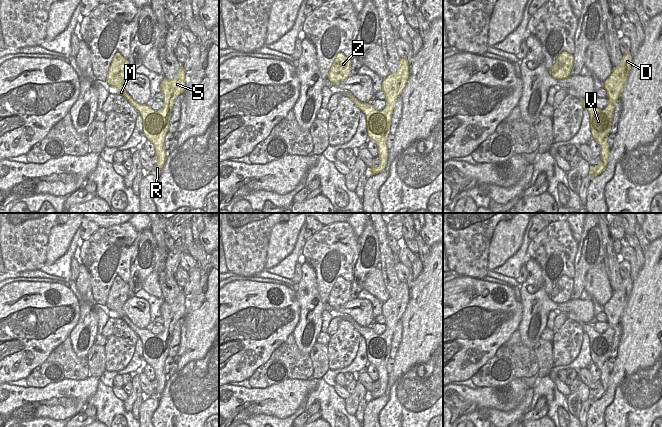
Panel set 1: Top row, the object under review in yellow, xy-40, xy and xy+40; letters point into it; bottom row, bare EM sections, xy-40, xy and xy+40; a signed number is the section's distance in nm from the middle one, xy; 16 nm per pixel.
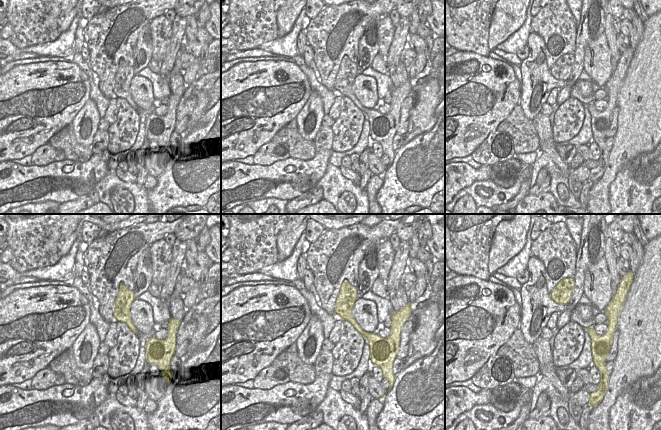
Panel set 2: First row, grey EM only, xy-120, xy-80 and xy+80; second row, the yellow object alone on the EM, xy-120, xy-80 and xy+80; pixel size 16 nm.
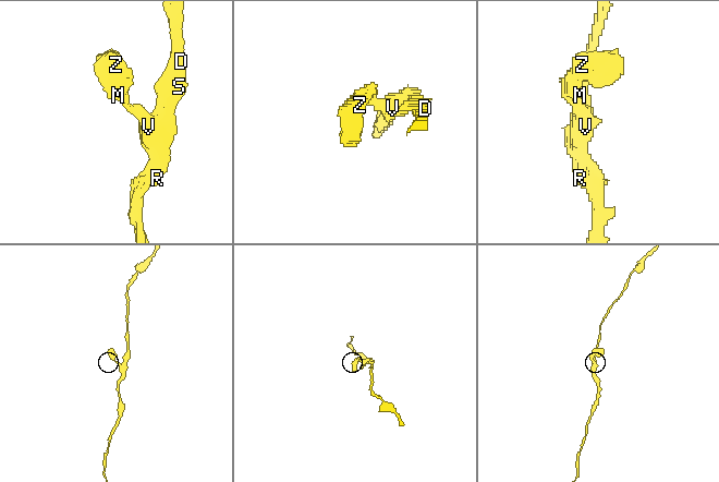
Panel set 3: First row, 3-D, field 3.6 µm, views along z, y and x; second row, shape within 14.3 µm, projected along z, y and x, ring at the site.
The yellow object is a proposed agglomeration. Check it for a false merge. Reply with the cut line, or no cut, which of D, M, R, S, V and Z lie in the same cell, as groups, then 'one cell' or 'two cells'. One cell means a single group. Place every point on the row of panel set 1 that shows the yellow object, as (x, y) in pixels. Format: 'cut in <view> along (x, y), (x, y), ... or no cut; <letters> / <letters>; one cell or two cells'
no cut; D M R S V Z; one cell

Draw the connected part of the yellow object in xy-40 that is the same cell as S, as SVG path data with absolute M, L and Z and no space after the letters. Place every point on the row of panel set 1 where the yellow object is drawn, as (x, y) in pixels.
M116 53L108 70L106 83L111 87L115 87L119 91L118 95L124 96L141 115L144 136L153 143L157 156L155 170L150 174L160 175L160 170L164 166L168 155L164 149L164 141L168 133L171 110L175 99L185 90L185 70L180 64L172 80L164 77L160 83L161 93L164 96L164 107L161 110L154 111L147 104L141 105L135 102L123 87L123 82L128 75L128 67L129 61L120 53Z

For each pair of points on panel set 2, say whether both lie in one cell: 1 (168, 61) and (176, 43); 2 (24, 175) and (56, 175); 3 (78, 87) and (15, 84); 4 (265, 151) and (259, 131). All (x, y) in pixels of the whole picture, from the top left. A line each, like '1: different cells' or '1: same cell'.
1: same cell
2: same cell
3: same cell
4: different cells

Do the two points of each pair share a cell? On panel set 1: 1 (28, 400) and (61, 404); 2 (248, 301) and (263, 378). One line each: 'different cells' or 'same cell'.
1: same cell
2: different cells

